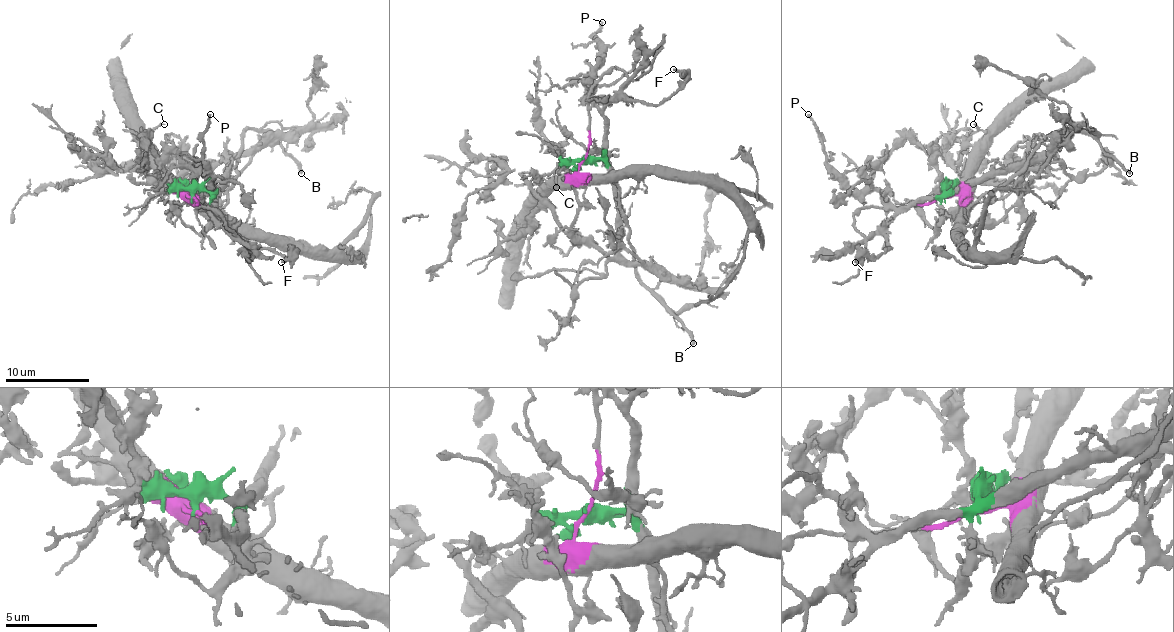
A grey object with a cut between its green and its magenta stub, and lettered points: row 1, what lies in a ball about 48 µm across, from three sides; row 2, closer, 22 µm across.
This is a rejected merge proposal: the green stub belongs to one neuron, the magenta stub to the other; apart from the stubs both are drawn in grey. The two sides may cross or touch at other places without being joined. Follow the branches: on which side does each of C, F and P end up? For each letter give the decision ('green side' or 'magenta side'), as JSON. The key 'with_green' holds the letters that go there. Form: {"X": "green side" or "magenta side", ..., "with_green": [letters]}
{"C": "magenta side", "F": "green side", "P": "green side", "with_green": ["F", "P"]}

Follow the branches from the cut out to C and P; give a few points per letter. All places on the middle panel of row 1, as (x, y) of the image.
C: (584, 158), (574, 175), (561, 179), (540, 198), (557, 188)
P: (584, 158), (599, 158), (605, 148), (605, 121), (592, 93), (601, 64), (595, 34), (603, 22)

